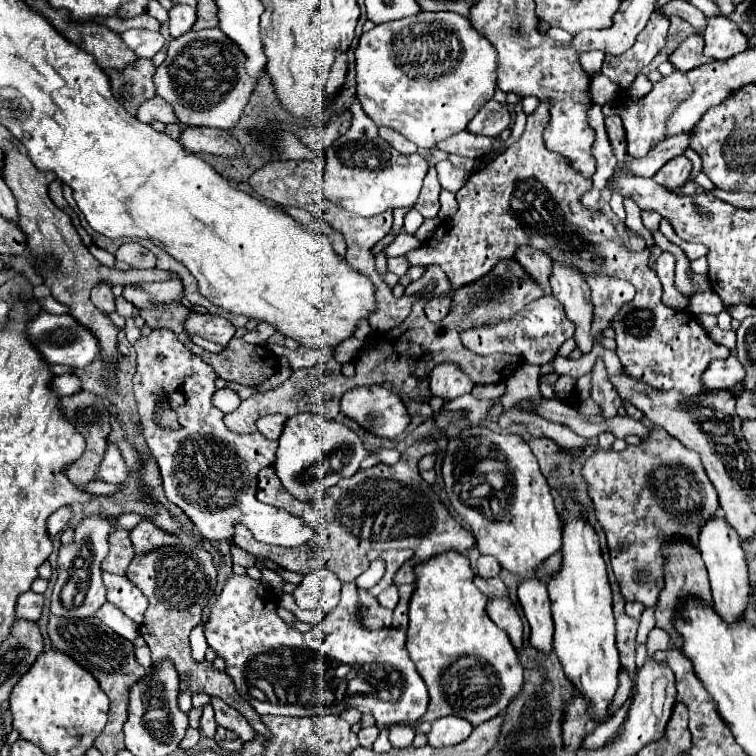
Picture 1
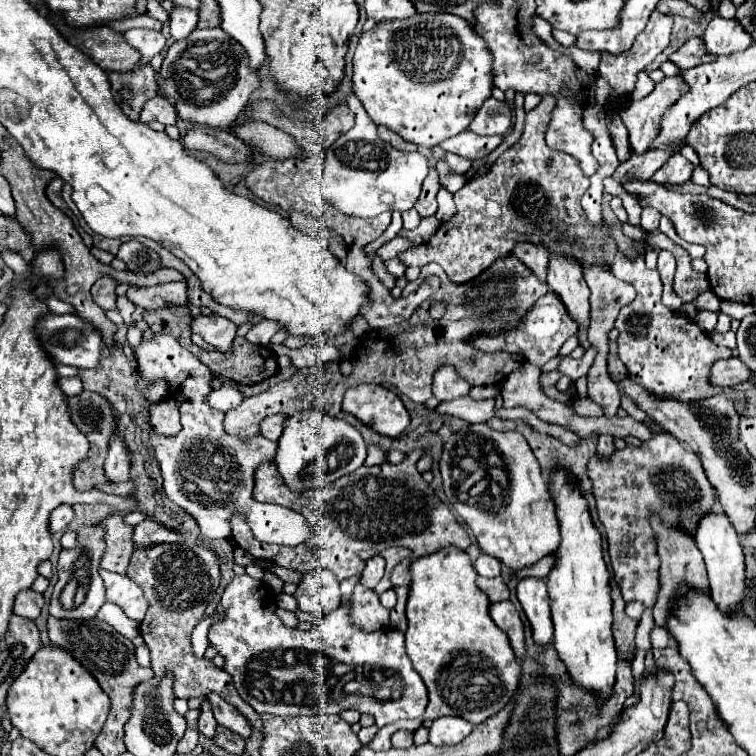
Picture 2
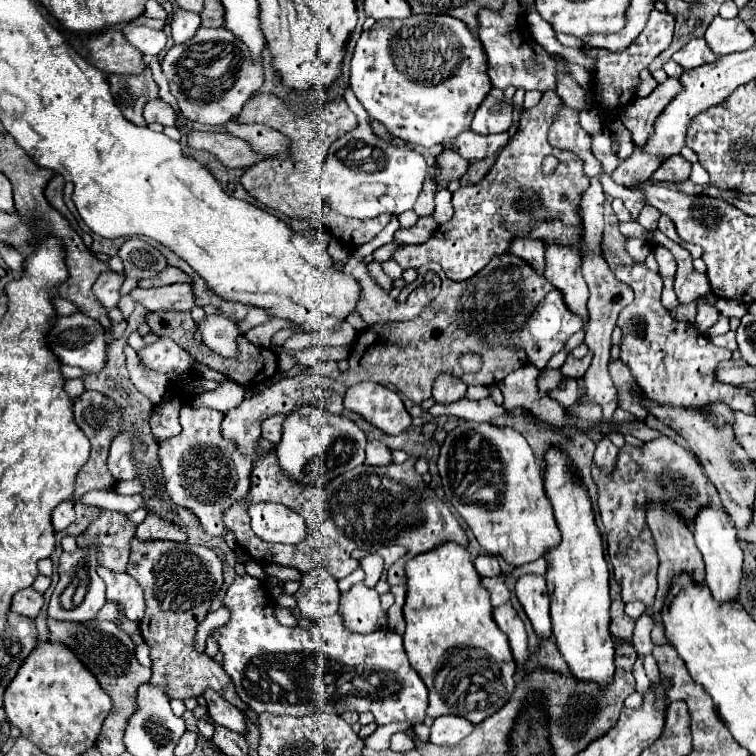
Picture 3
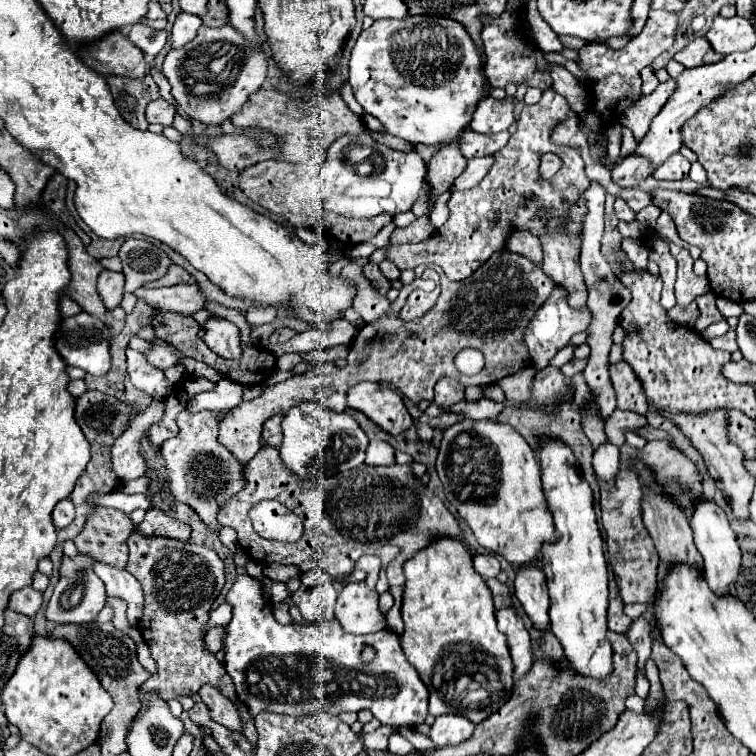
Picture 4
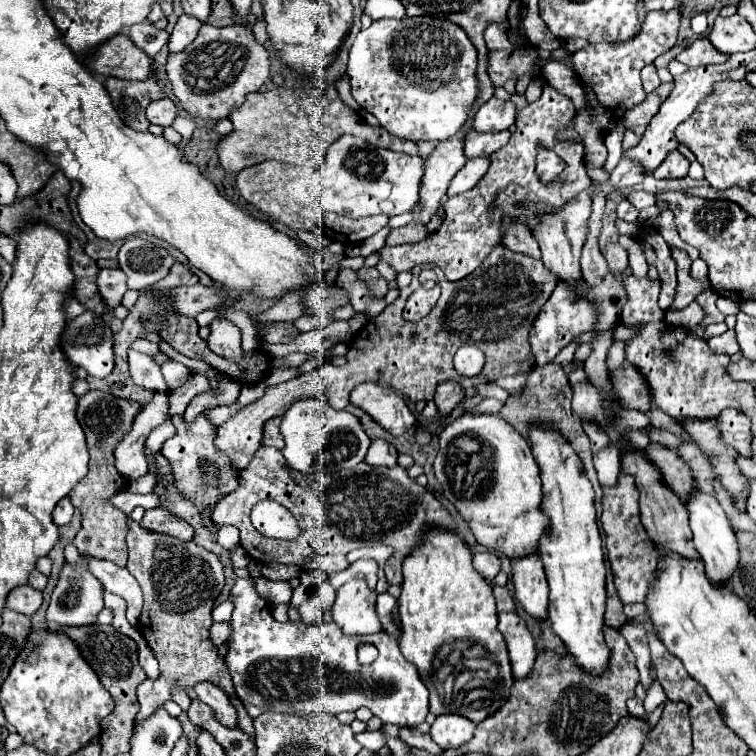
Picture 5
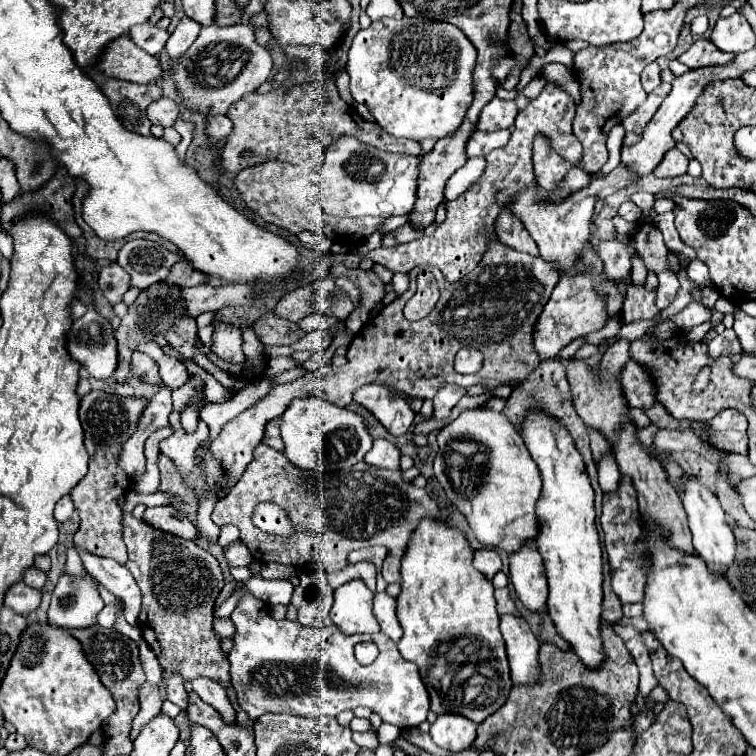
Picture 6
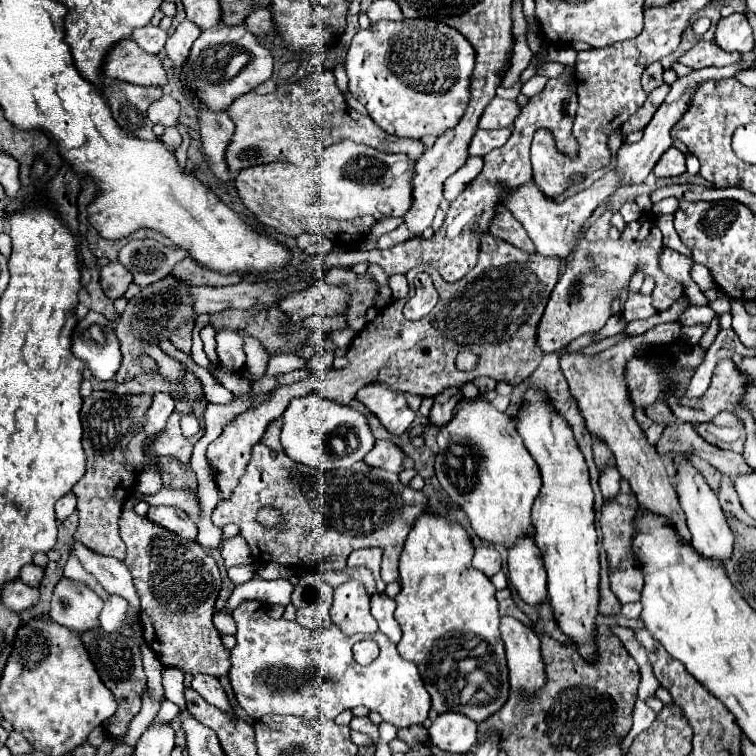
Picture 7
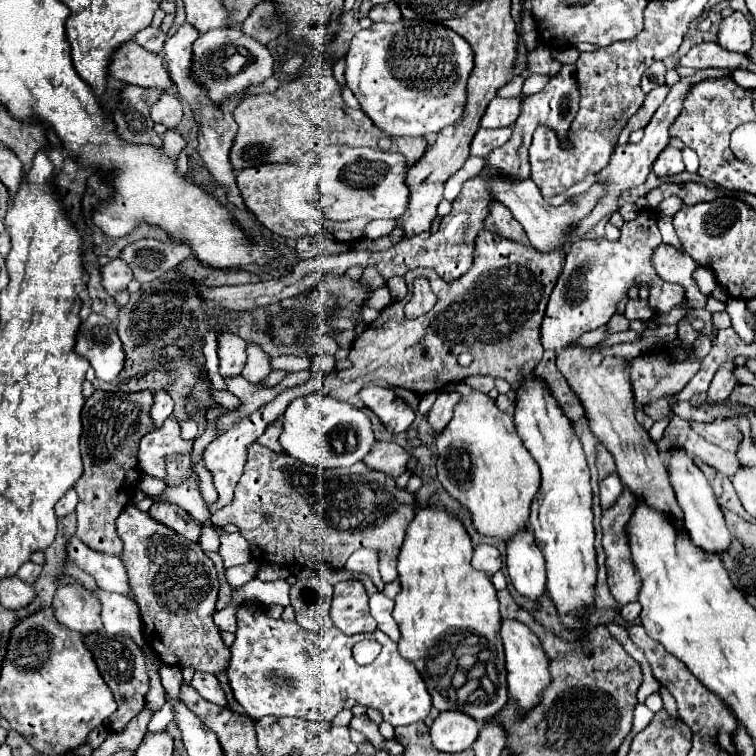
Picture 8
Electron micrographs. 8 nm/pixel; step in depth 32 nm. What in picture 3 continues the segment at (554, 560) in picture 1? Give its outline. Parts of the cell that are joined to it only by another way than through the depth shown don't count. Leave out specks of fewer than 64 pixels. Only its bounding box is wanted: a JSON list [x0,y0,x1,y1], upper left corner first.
[512,557,548,579]

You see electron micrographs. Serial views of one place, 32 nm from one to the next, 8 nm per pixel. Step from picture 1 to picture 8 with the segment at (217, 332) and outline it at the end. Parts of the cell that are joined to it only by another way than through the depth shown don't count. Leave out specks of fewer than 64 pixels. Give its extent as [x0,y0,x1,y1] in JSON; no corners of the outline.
[218,332,246,378]

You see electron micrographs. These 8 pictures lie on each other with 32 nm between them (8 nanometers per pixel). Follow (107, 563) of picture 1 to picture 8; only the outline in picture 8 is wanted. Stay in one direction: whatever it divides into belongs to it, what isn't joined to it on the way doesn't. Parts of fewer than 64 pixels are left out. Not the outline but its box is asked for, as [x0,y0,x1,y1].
[74,390,154,556]

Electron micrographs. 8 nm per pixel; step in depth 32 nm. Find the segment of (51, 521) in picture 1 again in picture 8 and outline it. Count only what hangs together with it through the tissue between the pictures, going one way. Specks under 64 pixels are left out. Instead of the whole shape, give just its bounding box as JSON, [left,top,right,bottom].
[56,488,78,516]

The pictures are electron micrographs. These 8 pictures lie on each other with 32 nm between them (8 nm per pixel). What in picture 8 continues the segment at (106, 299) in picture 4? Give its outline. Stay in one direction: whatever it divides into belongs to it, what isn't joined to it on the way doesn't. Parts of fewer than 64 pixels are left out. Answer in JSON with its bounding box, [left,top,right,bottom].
[102,258,132,296]

